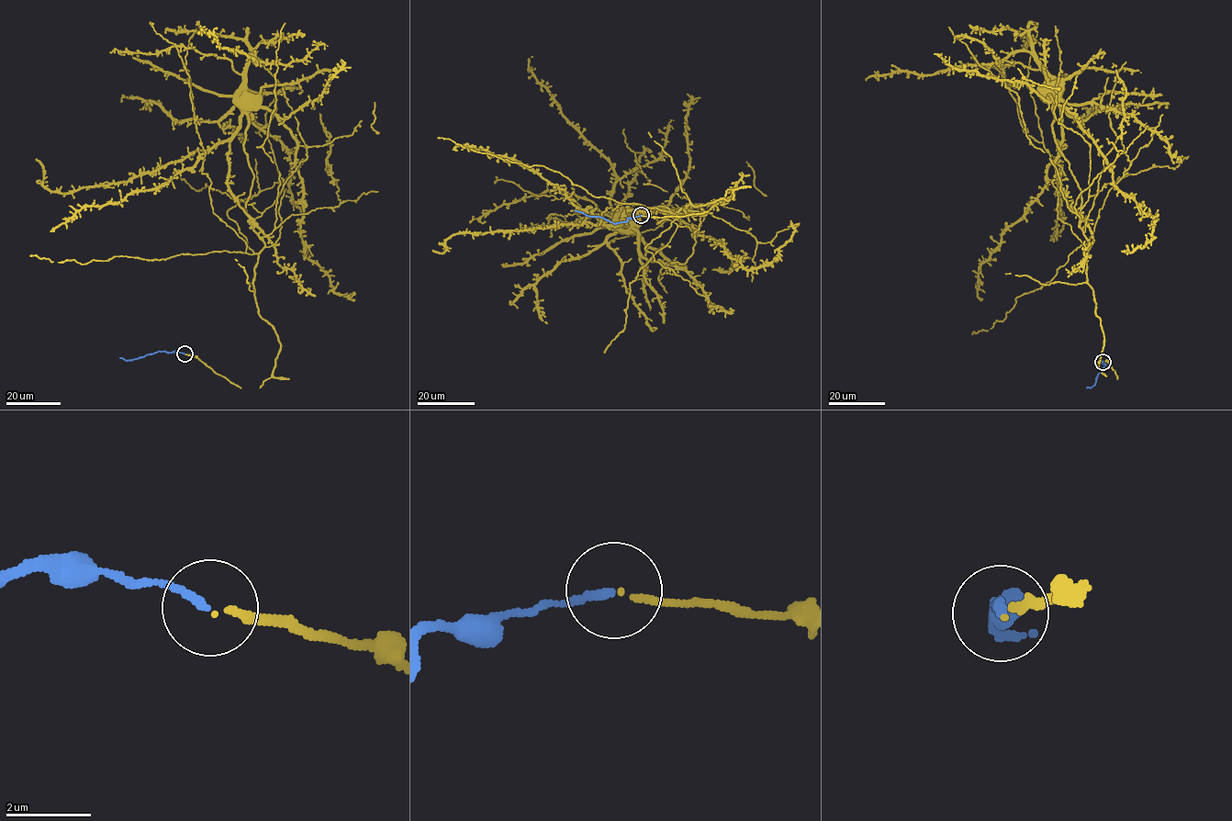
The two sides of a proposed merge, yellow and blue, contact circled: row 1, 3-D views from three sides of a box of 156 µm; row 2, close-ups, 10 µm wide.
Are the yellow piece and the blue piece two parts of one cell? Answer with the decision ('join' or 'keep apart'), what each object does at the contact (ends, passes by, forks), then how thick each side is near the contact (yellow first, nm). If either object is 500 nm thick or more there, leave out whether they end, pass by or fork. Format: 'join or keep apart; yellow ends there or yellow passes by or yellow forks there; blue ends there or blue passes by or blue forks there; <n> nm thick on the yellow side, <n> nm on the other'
join; yellow ends there; blue ends there; 110 nm thick on the yellow side, 180 nm on the other

